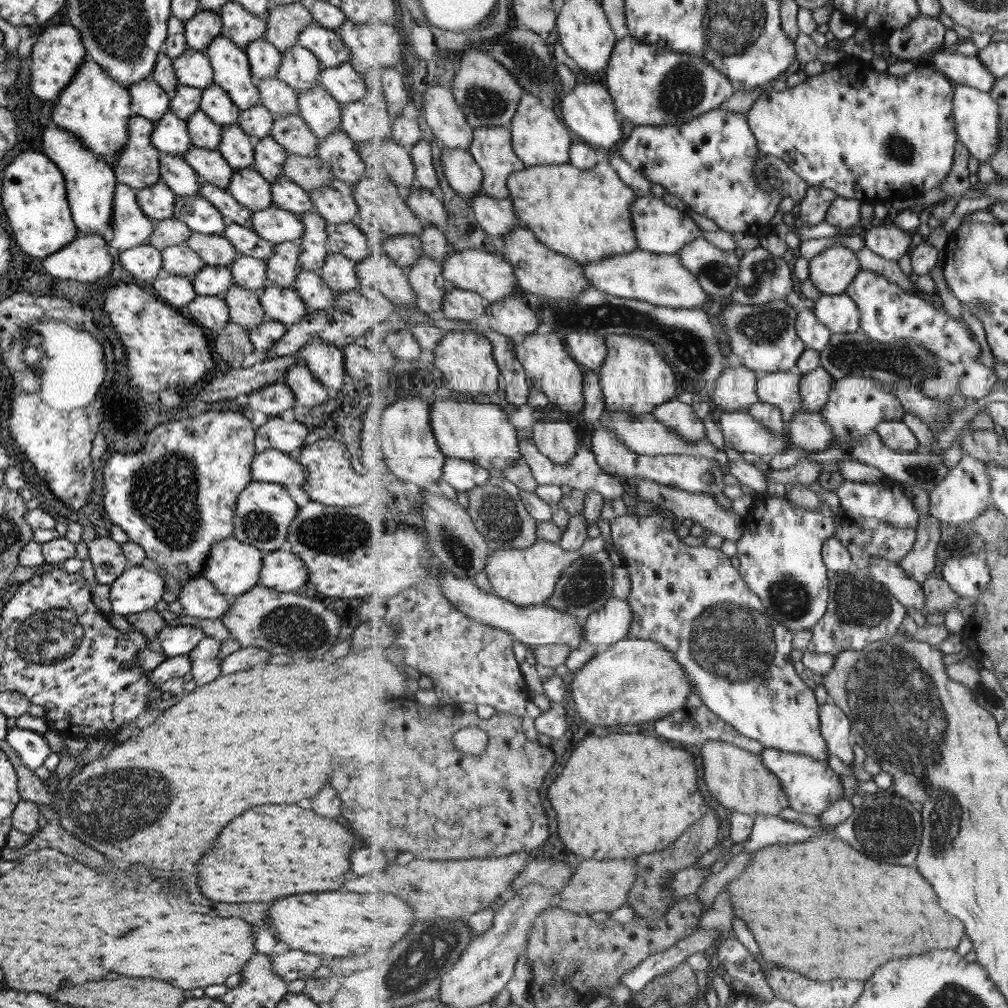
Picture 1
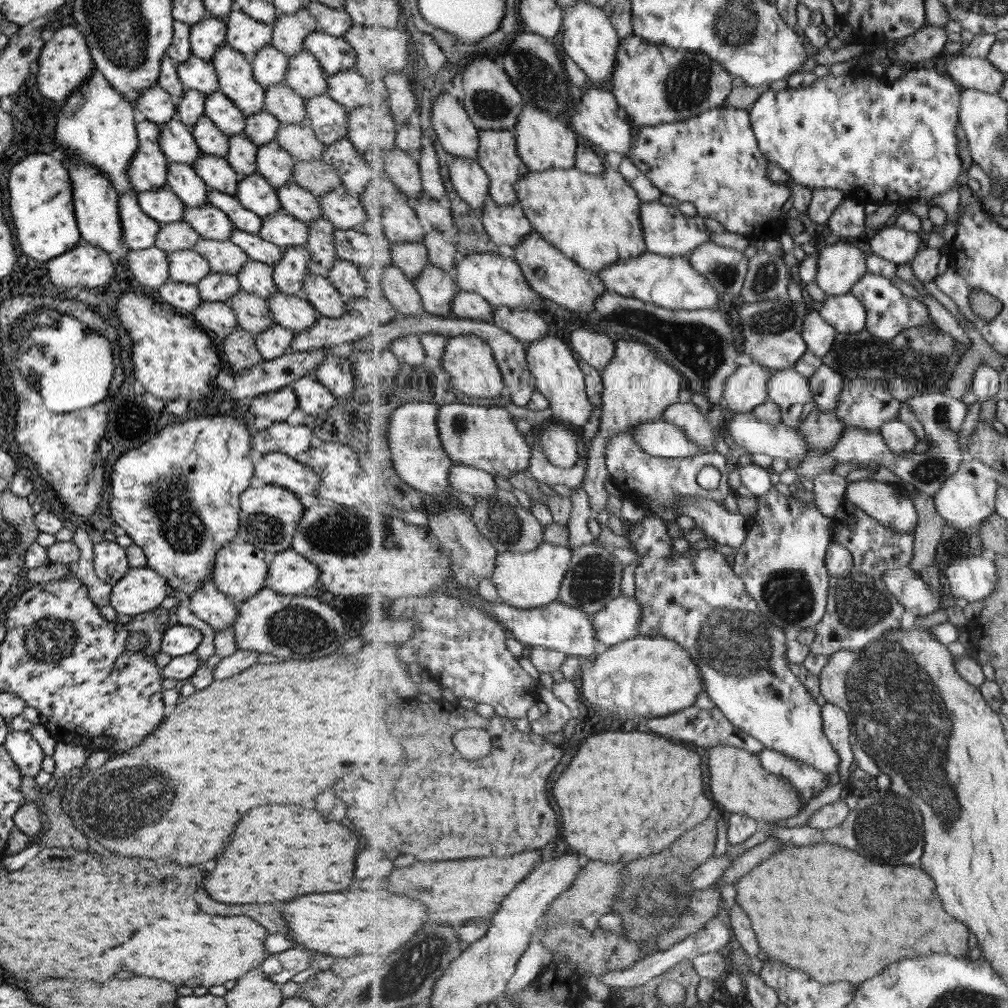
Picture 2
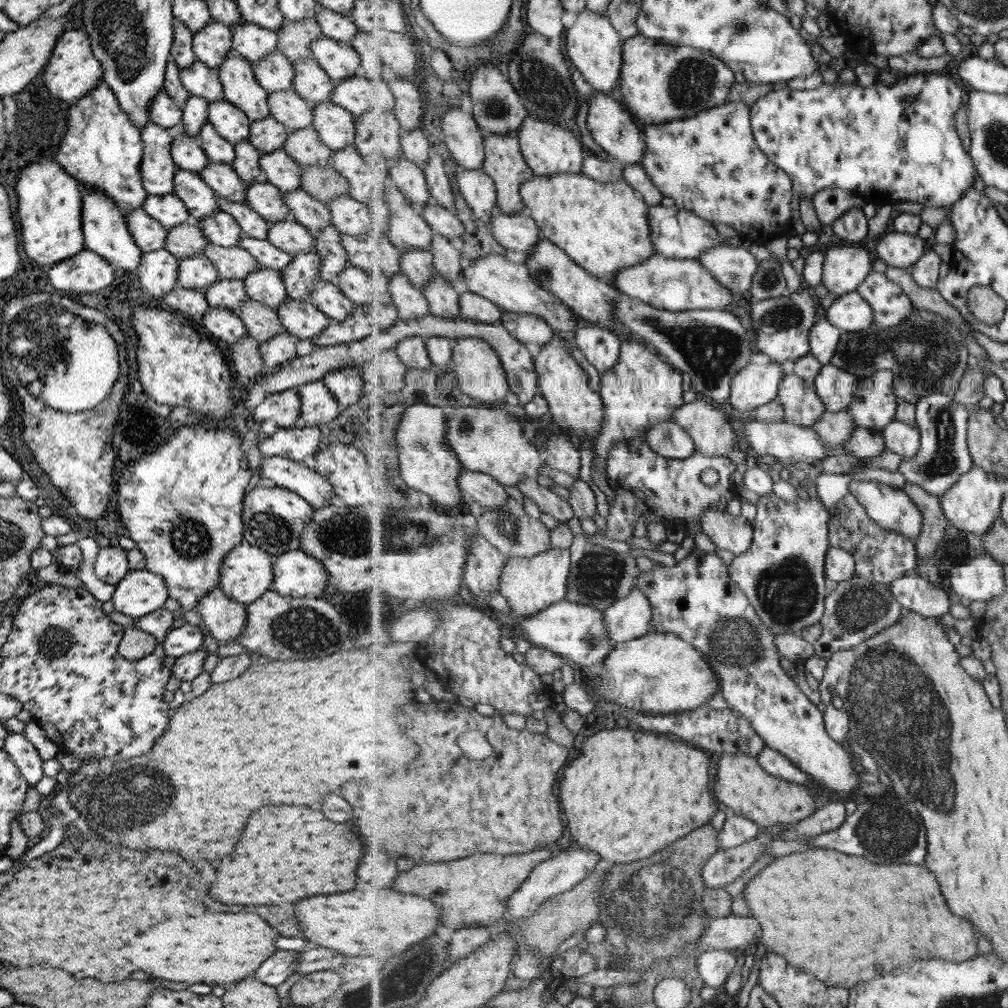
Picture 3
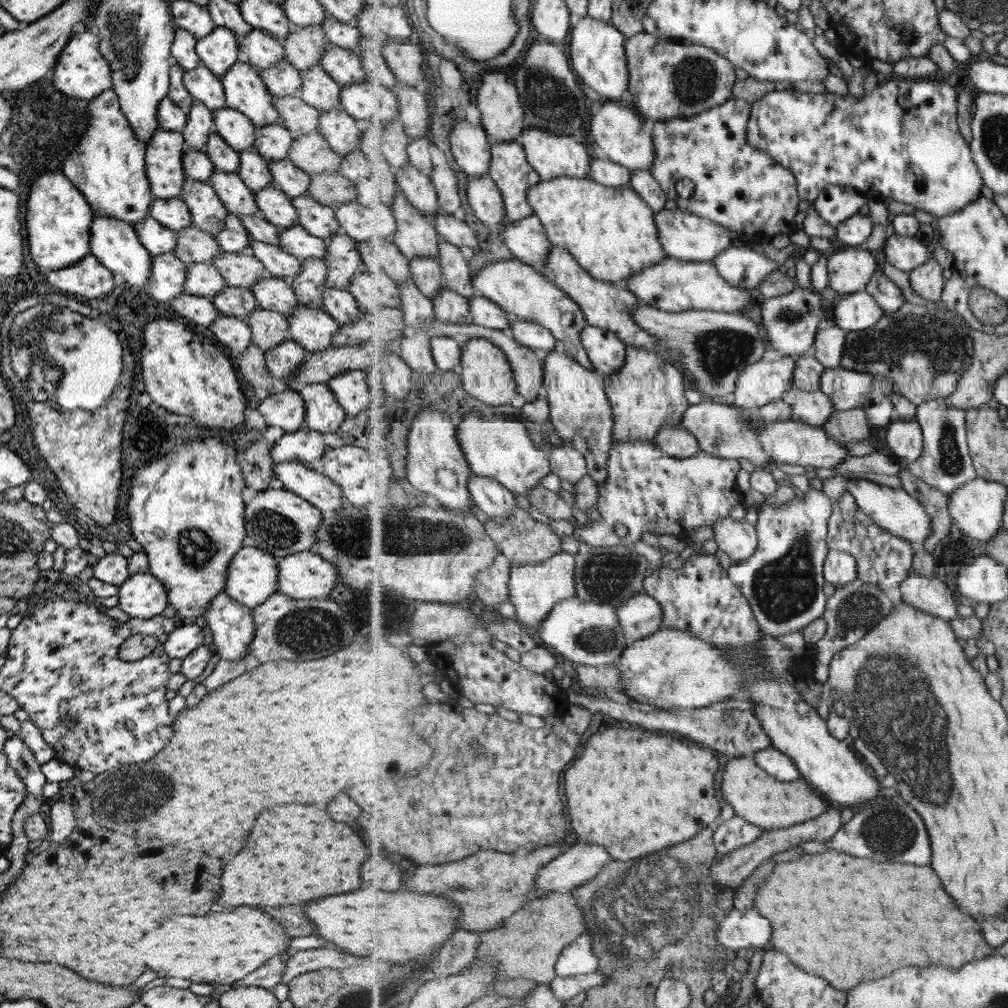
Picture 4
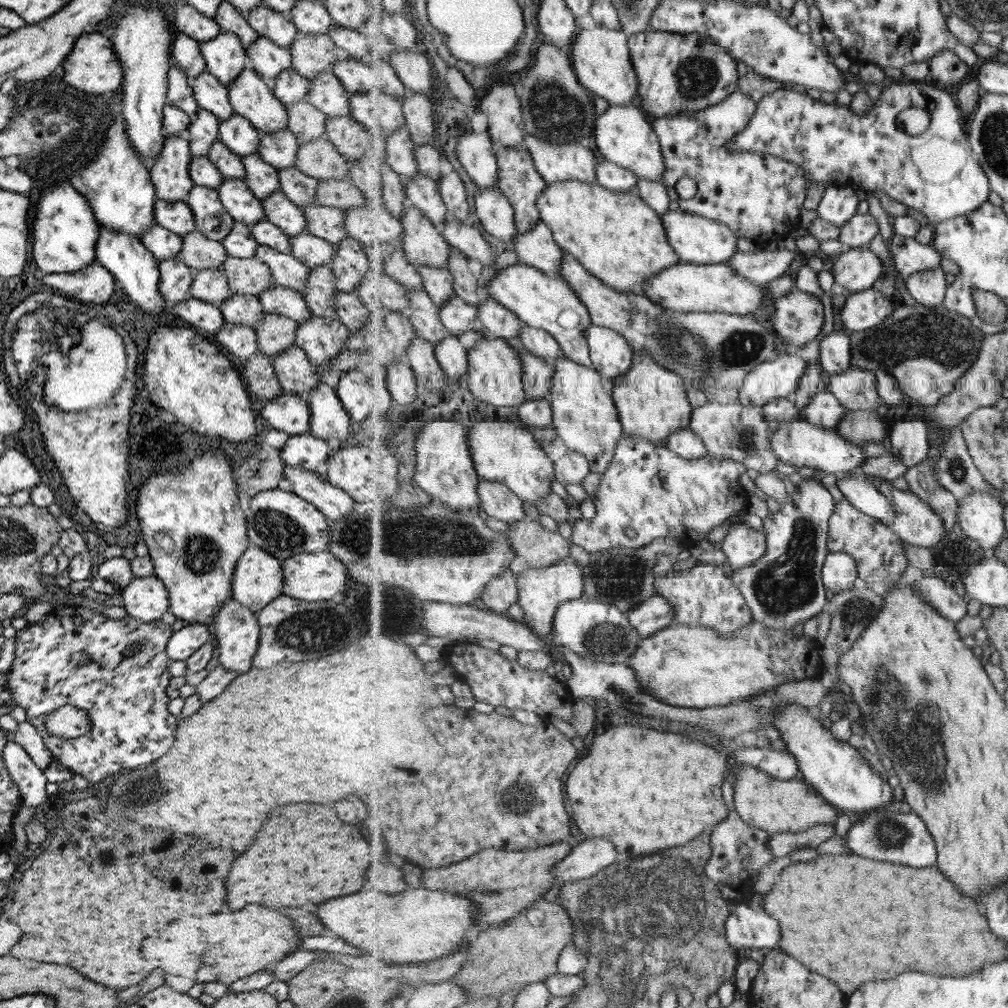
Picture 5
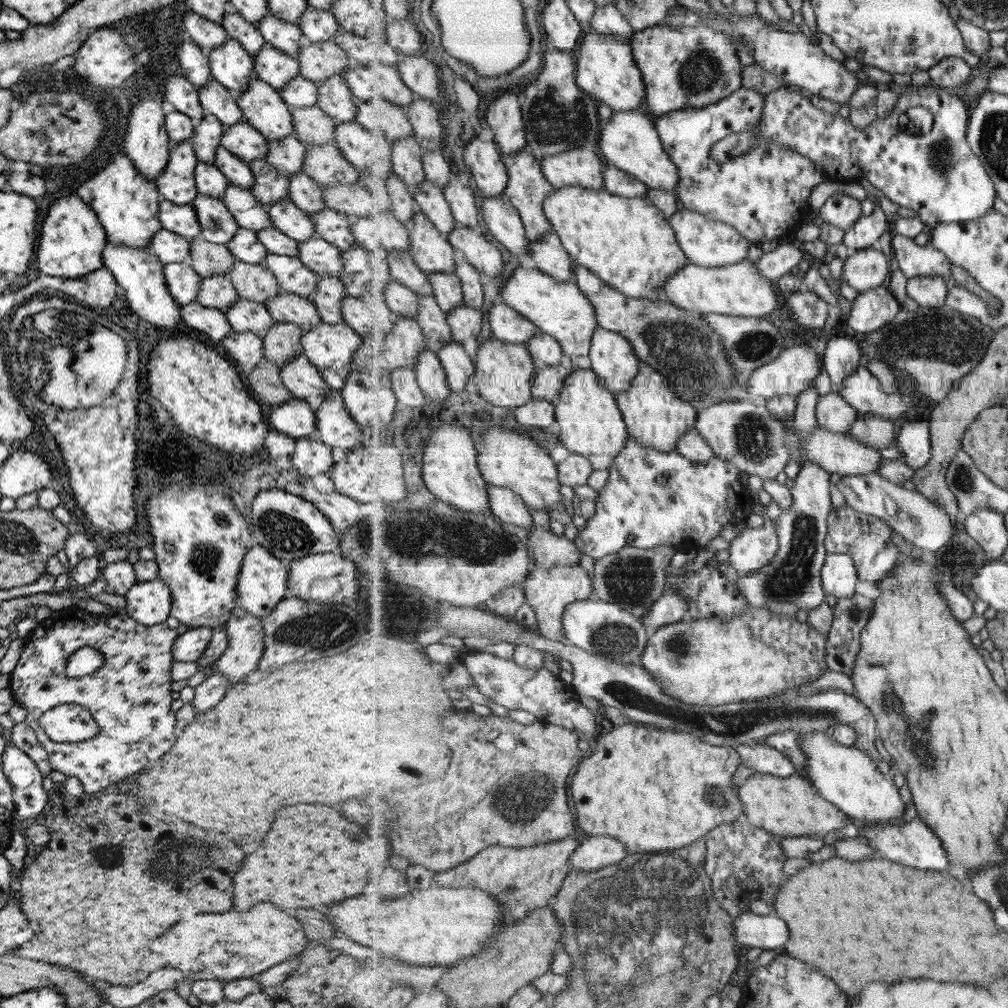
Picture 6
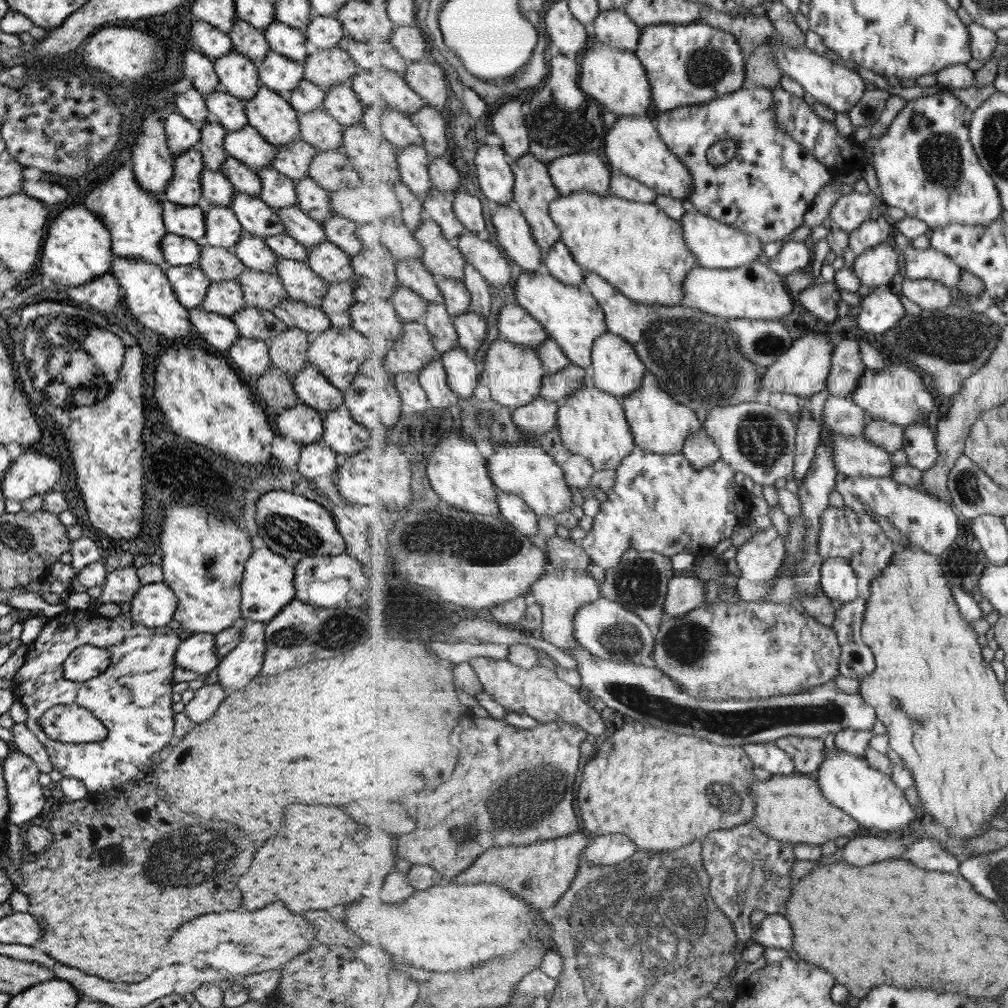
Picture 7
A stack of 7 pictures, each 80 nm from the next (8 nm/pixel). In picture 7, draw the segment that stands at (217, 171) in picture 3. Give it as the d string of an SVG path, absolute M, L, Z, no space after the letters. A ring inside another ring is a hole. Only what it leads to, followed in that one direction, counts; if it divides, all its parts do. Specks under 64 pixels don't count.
M233 191L230 199L229 207L243 232L261 238L284 234L284 228L274 209L259 200L259 197Z

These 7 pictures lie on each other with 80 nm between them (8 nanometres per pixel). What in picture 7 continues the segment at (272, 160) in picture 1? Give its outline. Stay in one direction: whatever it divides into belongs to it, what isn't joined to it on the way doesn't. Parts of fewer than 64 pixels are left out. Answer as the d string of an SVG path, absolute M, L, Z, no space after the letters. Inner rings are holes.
M303 177L294 182L296 206L309 218L323 222L333 212L328 205L328 191L321 188L312 178Z

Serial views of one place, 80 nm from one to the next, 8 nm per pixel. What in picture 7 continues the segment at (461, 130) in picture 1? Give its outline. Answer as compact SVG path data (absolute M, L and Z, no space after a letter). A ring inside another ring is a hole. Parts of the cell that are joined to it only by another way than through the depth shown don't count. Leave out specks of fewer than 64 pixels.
M481 144L474 163L480 190L491 205L514 205L515 175L503 147Z

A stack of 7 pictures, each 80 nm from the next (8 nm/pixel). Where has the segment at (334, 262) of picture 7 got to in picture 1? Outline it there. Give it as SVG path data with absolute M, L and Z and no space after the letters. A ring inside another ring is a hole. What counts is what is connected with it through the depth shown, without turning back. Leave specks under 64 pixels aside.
M269 205L251 215L250 229L271 244L299 239L303 230L301 221L292 212Z

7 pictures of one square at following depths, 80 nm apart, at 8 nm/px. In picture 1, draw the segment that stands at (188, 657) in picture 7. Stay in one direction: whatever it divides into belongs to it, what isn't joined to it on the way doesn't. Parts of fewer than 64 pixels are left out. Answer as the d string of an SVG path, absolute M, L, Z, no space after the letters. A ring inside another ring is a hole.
M166 625L158 632L157 638L161 651L168 658L187 654L203 635L202 630L194 625Z

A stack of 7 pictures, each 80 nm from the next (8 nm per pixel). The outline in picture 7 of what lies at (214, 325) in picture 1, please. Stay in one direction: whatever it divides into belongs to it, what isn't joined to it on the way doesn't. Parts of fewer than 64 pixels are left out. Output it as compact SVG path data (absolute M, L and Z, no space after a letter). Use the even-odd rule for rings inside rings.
M239 337L226 350L226 357L237 366L242 378L250 382L271 367L267 347L267 344L259 340Z

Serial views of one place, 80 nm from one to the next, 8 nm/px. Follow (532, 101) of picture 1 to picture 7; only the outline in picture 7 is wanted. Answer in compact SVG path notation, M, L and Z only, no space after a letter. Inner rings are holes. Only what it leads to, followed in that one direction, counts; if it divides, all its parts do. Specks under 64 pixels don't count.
M584 152L562 156L547 165L561 196L569 196L577 191L611 195L612 167L605 164L597 154Z

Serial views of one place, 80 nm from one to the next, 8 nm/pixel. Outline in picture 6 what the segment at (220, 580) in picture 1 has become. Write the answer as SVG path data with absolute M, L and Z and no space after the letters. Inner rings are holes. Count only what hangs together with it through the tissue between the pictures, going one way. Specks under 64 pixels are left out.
M251 546L243 555L237 576L235 587L237 606L243 607L247 614L264 617L283 597L289 595L286 588L287 574L287 565L284 562L269 554L264 548Z

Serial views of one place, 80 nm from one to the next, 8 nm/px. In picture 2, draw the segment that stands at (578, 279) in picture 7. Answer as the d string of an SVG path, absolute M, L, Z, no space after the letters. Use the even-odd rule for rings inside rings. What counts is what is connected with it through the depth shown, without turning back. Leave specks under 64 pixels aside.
M489 198L482 210L482 221L489 236L498 244L517 246L525 235L535 232L520 201L501 206Z

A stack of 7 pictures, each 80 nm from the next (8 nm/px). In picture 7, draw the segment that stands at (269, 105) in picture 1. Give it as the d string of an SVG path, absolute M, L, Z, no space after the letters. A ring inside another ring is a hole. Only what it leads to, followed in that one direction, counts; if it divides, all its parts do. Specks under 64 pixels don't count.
M321 108L298 112L296 119L299 129L297 140L305 141L319 151L339 149L343 127Z

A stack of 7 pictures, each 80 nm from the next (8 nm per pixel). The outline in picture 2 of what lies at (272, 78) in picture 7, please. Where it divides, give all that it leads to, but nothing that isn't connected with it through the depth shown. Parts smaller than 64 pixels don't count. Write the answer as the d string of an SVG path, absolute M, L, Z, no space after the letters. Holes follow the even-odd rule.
M231 8L224 23L225 43L249 59L260 46L269 45L272 25L257 22L242 10Z

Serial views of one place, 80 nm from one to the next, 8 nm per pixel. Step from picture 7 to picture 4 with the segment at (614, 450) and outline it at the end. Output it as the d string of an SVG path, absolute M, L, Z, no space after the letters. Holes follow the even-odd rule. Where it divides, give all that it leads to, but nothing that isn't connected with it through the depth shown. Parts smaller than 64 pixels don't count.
M560 348L549 353L544 361L544 397L550 402L551 422L564 444L585 455L588 462L588 474L598 484L608 480L610 450L616 441L612 438L615 429L615 415L613 415L613 406L606 393L605 378L597 371L589 370L582 363L575 361Z

